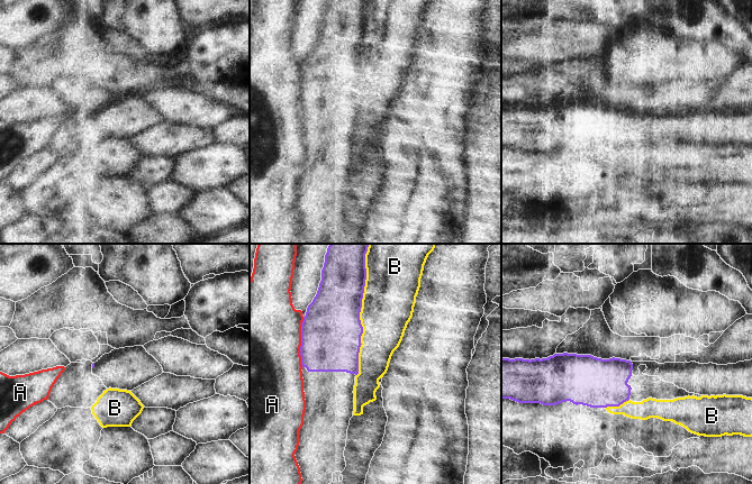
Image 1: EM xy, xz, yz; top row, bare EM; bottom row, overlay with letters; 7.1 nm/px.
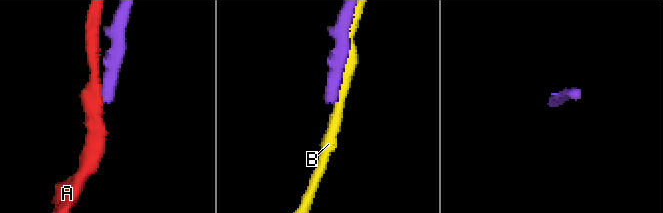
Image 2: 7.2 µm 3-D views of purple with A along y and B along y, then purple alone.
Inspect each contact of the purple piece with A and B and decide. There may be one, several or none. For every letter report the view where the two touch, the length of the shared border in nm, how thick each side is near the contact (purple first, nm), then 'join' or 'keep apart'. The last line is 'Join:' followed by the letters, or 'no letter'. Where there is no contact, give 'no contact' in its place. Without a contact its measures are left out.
A: meets purple in xz; contact 360 nm long; 440 nm thick on the purple side, 500 nm on the other; keep apart
B: meets purple in xz; contact 950 nm long; 420 nm thick on the purple side, 380 nm on the other; keep apart
Join: no letter

